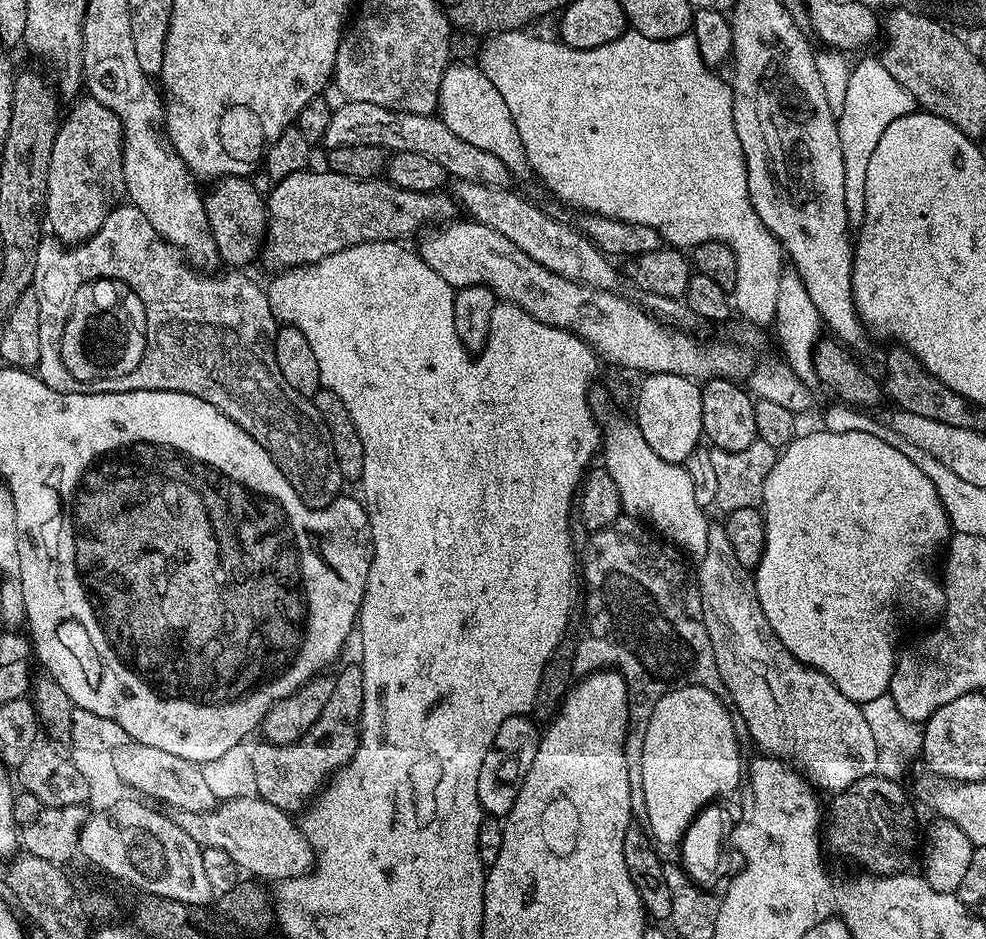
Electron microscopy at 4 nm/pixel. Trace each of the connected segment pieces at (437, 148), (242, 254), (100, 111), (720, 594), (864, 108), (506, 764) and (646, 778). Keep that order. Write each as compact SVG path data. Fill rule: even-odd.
M353 100L341 103L341 108L337 107L330 118L330 126L326 126L322 144L325 149L341 148L342 146L354 146L355 144L375 144L376 147L393 152L409 152L410 154L422 154L426 158L434 158L438 166L442 166L448 171L449 177L456 180L465 180L475 184L485 184L495 188L507 188L510 184L510 173L494 154L486 150L479 149L473 143L464 142L457 135L452 134L448 126L444 125L439 115L419 116L409 112L395 112L382 106L374 106L374 102L354 102Z
M226 176L215 181L216 184L206 192L204 209L208 228L216 243L220 259L228 266L244 266L259 257L268 231L268 205L265 197L251 184L251 179L243 176Z
M91 98L83 99L77 99L75 101L77 104L69 112L67 109L66 115L56 129L54 150L50 154L48 197L44 203L46 224L47 227L48 224L52 227L51 235L65 246L81 244L83 240L92 237L126 196L122 174L122 150L124 149L122 122L118 122L114 110L106 110L102 102Z
M713 523L709 527L706 554L699 557L698 564L704 625L714 646L718 674L724 683L724 692L731 707L738 716L740 711L739 719L742 724L744 719L753 742L760 747L759 751L780 762L793 760L797 764L793 765L805 777L811 778L814 784L816 779L815 787L821 793L845 792L862 778L873 775L876 772L876 743L874 734L866 723L863 707L846 698L846 694L842 694L842 690L838 690L838 686L834 686L830 678L826 678L826 674L808 667L807 664L801 664L781 646L772 633L772 627L768 625L768 619L762 614L749 569L744 568L738 558L734 558L734 546L730 546L730 538L726 538L723 523Z
M856 66L851 69L846 104L836 121L838 138L842 142L842 162L846 166L846 214L849 225L859 226L864 222L866 169L870 163L870 154L874 154L874 146L878 146L878 138L882 138L882 130L886 130L886 126L894 122L894 118L902 118L913 111L913 108L912 95L898 82L889 80L883 68Z
M527 715L506 718L506 722L502 722L502 726L498 726L498 734L494 734L494 742L490 746L490 750L486 750L486 758L482 758L482 770L478 770L478 802L489 817L507 817L509 810L512 809L518 798L520 788L524 785L530 765L534 762L534 754L538 754L542 732L539 727L536 729L534 721L528 719L532 718Z
M685 684L683 688L673 688L669 690L665 696L660 697L660 699L652 705L646 717L646 723L648 723L648 725L642 729L644 741L642 742L642 758L640 759L642 762L642 798L644 799L642 815L648 819L648 824L646 823L647 831L650 833L653 841L655 841L661 849L675 849L677 845L680 844L695 816L708 805L719 801L719 796L724 796L727 792L734 791L740 784L740 776L742 780L742 764L740 768L740 740L736 737L737 721L730 711L729 705L725 703L723 699L720 701L720 699L721 697L717 695L717 693L706 690L702 686L698 686L697 684Z

